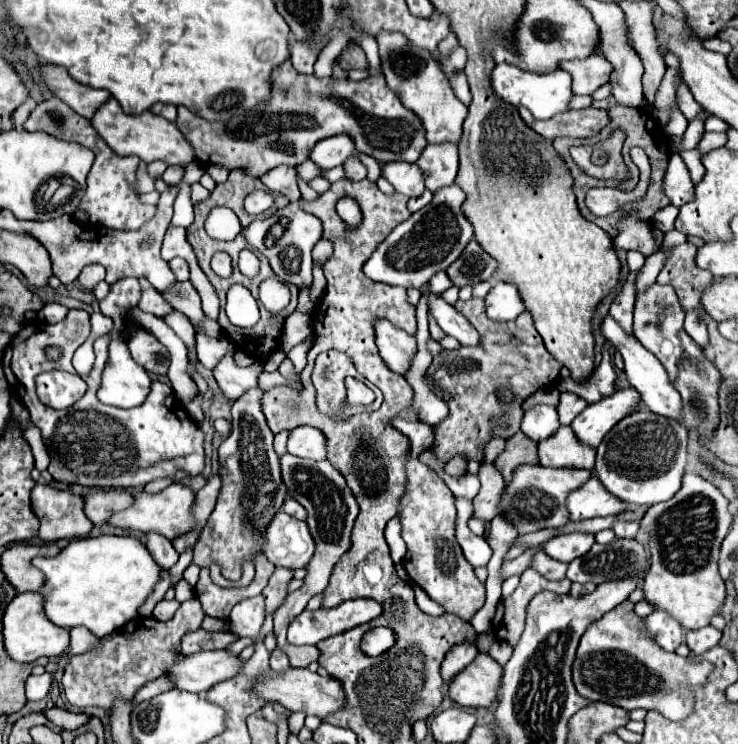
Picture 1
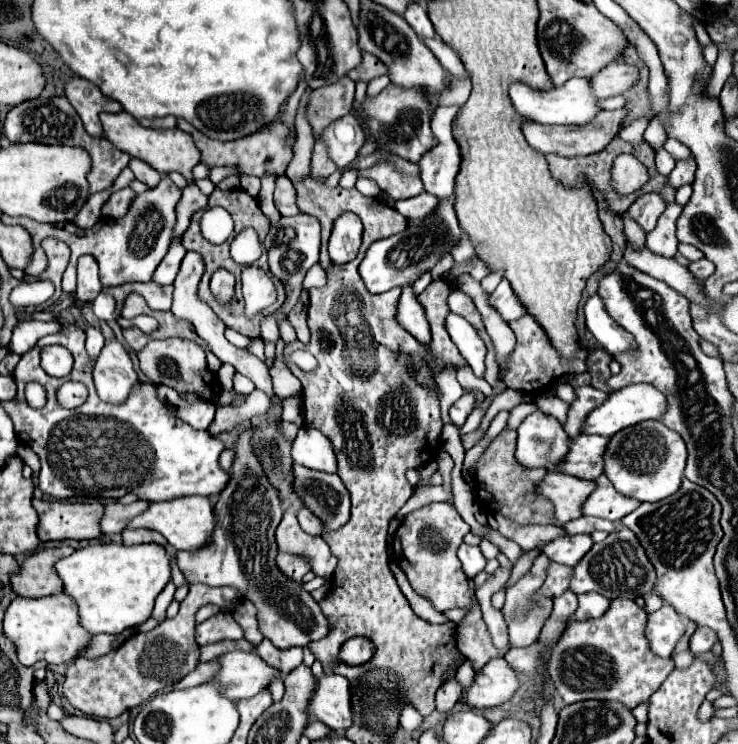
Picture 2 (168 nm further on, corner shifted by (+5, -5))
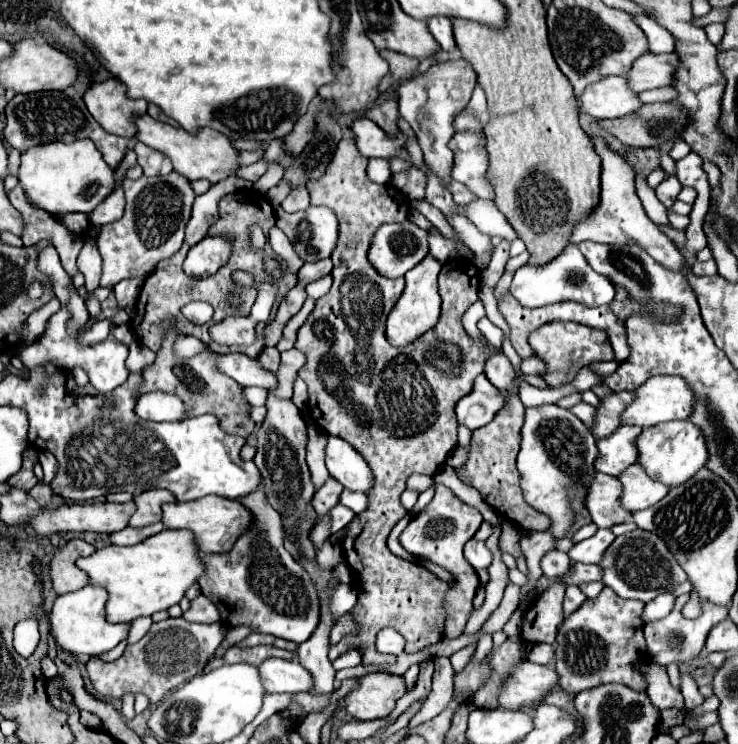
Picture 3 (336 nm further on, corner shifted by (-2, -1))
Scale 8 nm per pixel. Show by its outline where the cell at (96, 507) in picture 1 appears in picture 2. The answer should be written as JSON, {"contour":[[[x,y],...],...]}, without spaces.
{"contour":[[[137,500],[133,504],[121,504],[121,502],[107,502],[105,504],[105,512],[101,516],[101,532],[103,534],[115,534],[115,532],[123,532],[125,524],[137,516],[139,512],[143,512],[149,506],[147,500]]]}

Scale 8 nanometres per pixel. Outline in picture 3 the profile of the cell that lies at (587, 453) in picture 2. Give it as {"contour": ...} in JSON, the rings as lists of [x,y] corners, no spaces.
{"contour":[[[622,426],[612,436],[598,440],[598,458],[596,470],[612,476],[620,476],[628,466],[638,462],[636,438],[642,434],[640,426]]]}

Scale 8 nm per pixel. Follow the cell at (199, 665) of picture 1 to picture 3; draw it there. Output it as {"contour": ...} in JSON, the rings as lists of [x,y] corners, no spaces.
{"contour":[[[272,658],[258,666],[266,692],[310,692],[314,688],[312,674],[296,660]]]}

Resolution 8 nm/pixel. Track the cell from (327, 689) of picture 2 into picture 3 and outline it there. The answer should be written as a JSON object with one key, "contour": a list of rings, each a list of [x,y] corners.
{"contour":[[[376,672],[362,676],[360,686],[352,690],[344,702],[354,720],[376,720],[386,718],[406,692],[404,676]]]}

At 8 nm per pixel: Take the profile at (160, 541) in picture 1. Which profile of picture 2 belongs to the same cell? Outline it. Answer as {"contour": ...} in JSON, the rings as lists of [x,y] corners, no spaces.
{"contour":[[[125,530],[123,532],[123,544],[127,542],[155,542],[159,546],[167,546],[167,540],[151,530]]]}

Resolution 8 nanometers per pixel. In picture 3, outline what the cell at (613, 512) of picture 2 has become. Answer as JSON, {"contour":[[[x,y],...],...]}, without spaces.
{"contour":[[[640,464],[630,466],[618,478],[620,478],[622,486],[624,486],[622,506],[626,510],[630,510],[630,512],[644,510],[644,508],[660,502],[670,490],[668,484],[662,484],[660,480],[650,478]]]}

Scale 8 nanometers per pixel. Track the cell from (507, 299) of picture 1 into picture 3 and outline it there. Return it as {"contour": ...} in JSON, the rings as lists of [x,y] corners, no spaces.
{"contour":[[[568,244],[548,264],[526,264],[518,268],[514,274],[510,292],[526,308],[540,308],[540,306],[556,304],[556,302],[578,302],[582,306],[604,306],[614,300],[612,282],[606,276],[592,270],[584,254],[574,244]]]}

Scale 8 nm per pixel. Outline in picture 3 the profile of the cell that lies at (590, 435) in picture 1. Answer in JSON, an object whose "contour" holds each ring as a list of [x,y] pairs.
{"contour":[[[652,376],[636,390],[636,400],[624,410],[622,424],[636,424],[642,428],[656,426],[670,420],[686,420],[694,412],[694,392],[682,376]]]}

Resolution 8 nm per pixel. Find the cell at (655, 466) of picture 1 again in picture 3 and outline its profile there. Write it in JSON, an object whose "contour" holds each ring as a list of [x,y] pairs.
{"contour":[[[690,420],[664,422],[664,424],[656,424],[652,428],[646,428],[636,444],[638,444],[638,452],[640,452],[638,462],[646,468],[646,472],[652,478],[662,480],[668,486],[684,484],[708,462],[708,448],[706,448],[704,434]]]}

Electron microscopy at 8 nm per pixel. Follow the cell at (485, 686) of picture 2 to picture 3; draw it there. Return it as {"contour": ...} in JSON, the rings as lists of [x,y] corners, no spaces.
{"contour":[[[524,660],[504,682],[500,692],[500,706],[506,710],[522,710],[522,708],[536,708],[544,702],[544,698],[556,688],[558,672],[552,666],[542,666]]]}

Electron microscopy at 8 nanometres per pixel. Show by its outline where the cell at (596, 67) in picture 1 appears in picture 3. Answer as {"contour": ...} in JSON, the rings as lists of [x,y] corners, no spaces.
{"contour":[[[676,52],[644,54],[640,56],[640,60],[636,60],[632,72],[628,72],[626,76],[634,92],[664,88],[664,86],[672,86],[676,64],[678,64]]]}

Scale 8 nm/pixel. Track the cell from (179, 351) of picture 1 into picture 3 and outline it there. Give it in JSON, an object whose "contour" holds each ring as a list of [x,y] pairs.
{"contour":[[[126,278],[126,280],[118,282],[114,286],[114,294],[116,294],[118,306],[120,308],[134,306],[136,300],[138,300],[138,294],[140,294],[140,286],[142,286],[142,280],[136,280],[136,278]]]}

